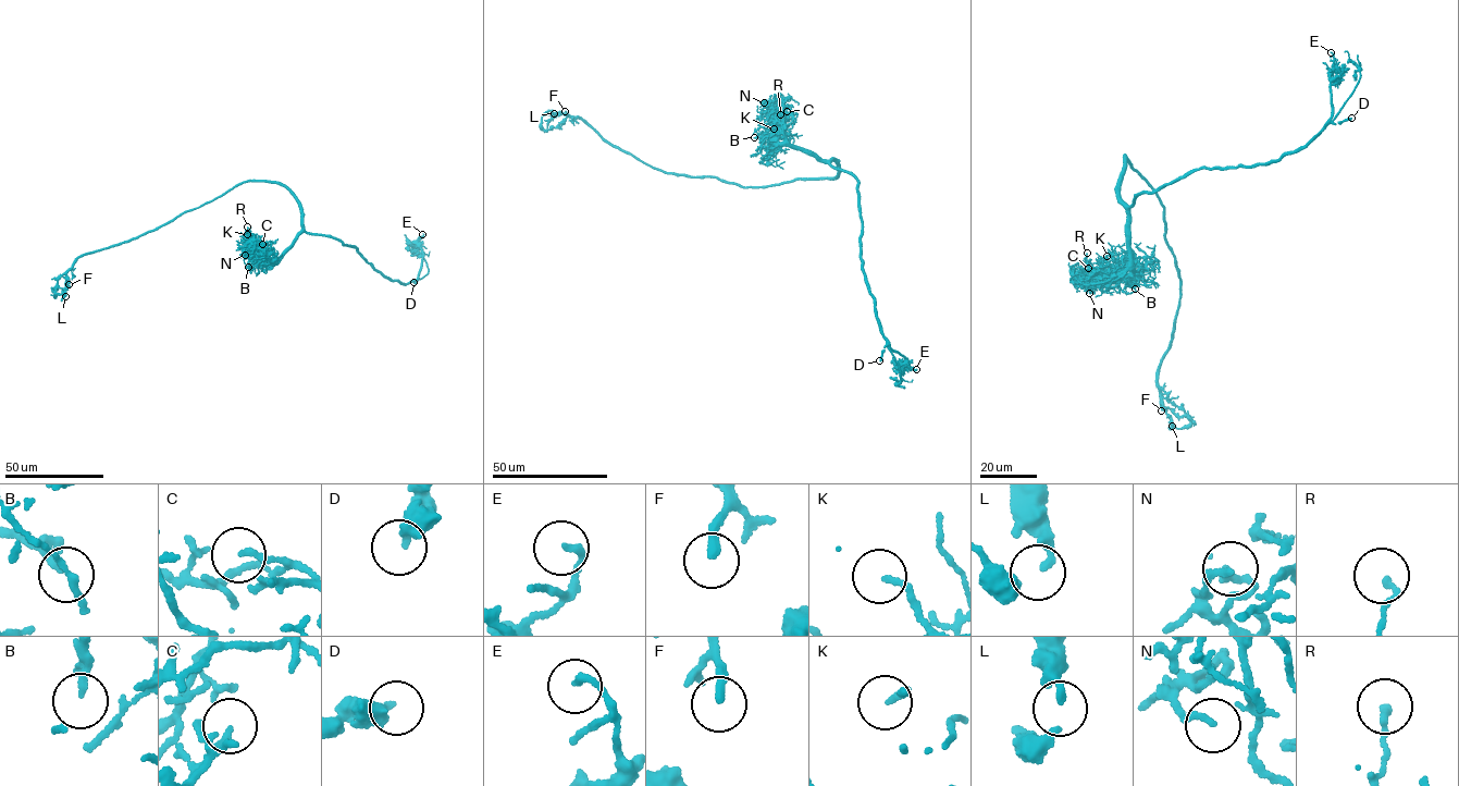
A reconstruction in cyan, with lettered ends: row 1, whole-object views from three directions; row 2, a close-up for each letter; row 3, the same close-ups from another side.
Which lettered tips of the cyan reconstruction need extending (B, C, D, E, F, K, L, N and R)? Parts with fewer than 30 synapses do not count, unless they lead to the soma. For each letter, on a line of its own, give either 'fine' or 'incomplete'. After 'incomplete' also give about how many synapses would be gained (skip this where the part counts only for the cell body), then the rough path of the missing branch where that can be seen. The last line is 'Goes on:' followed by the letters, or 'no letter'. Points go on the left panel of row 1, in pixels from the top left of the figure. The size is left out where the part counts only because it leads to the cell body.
B: fine
C: fine
D: incomplete; course (413, 282), (403, 282), (420, 289)
E: fine
F: fine
K: fine
L: fine
N: fine
R: fine
Goes on: D

